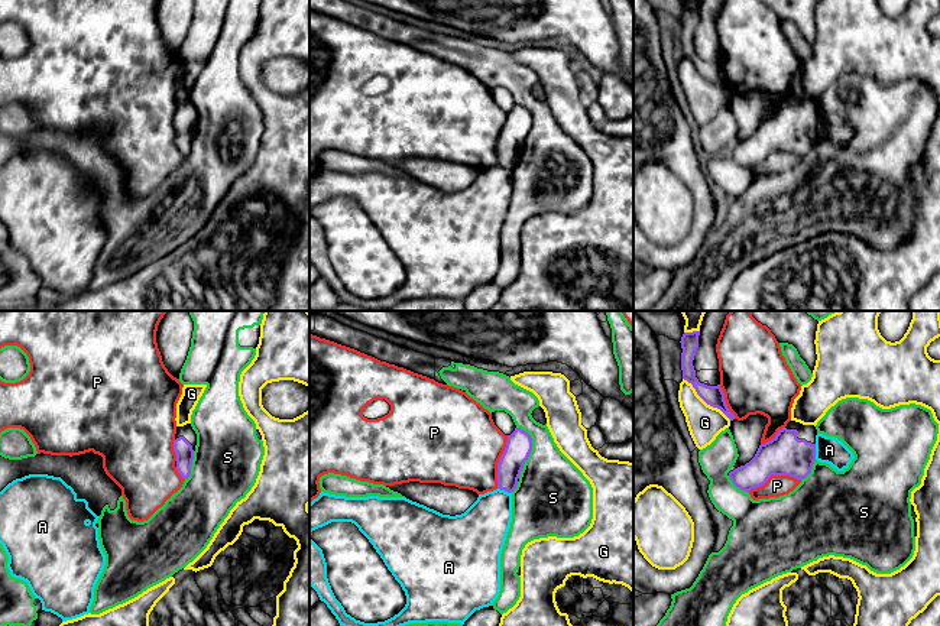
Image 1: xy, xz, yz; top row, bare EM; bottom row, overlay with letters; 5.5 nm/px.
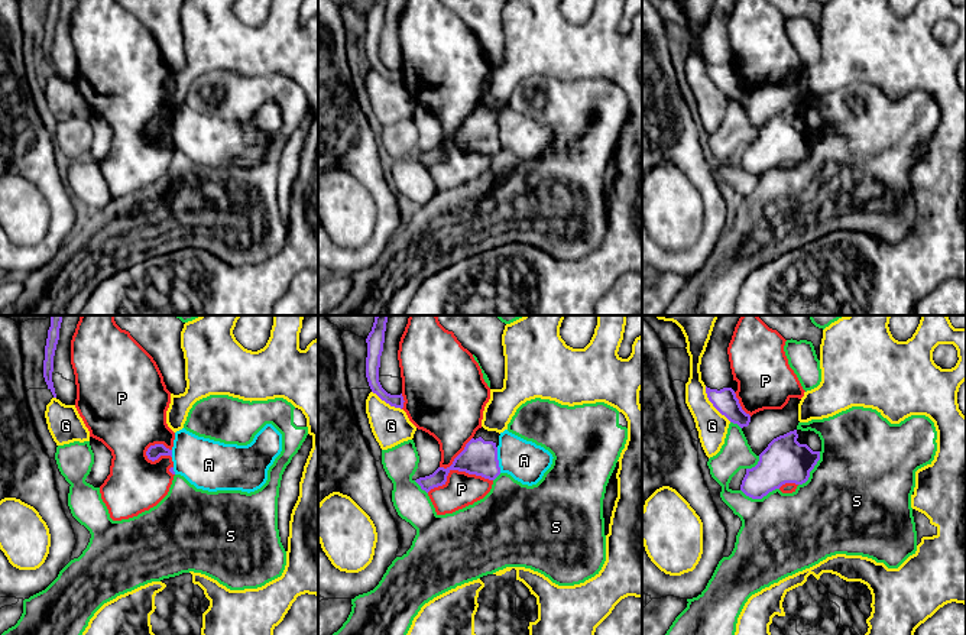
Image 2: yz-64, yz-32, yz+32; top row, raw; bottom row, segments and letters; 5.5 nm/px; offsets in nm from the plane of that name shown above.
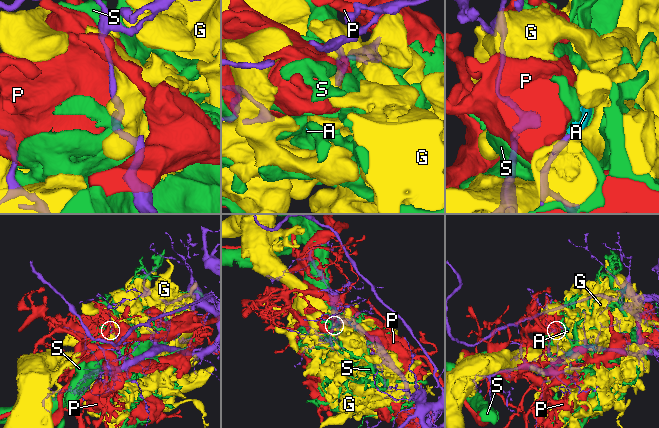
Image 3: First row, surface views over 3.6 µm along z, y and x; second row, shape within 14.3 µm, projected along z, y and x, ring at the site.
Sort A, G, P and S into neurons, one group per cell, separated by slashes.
A G / P / S

